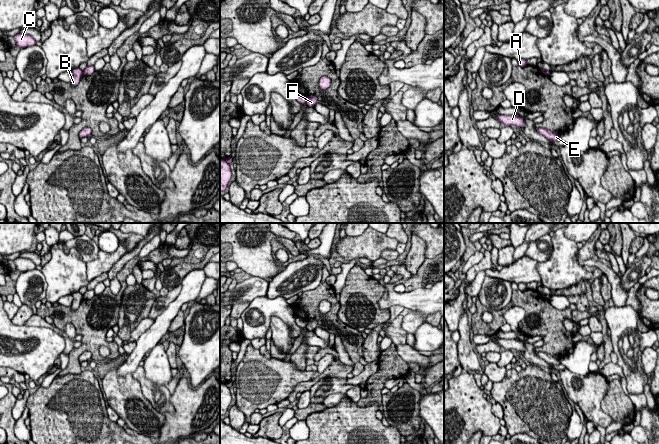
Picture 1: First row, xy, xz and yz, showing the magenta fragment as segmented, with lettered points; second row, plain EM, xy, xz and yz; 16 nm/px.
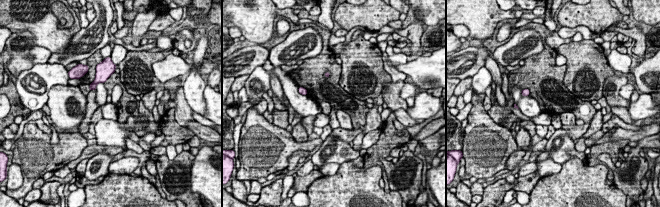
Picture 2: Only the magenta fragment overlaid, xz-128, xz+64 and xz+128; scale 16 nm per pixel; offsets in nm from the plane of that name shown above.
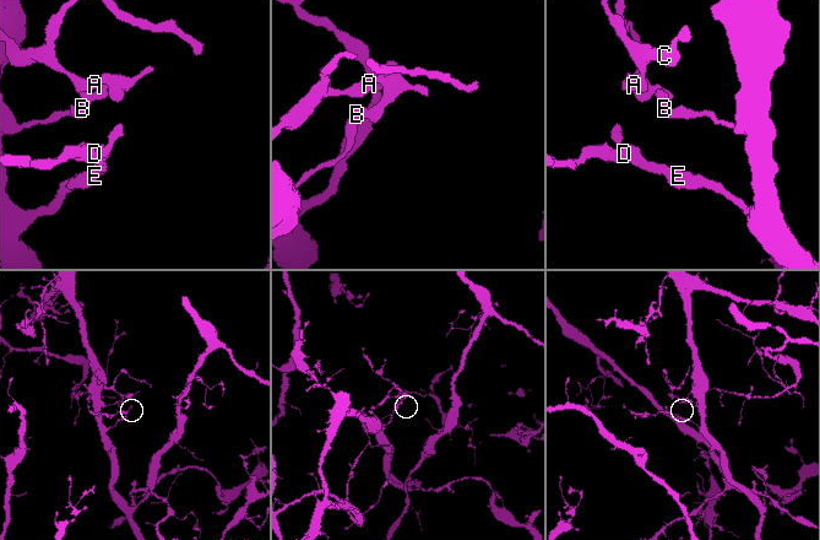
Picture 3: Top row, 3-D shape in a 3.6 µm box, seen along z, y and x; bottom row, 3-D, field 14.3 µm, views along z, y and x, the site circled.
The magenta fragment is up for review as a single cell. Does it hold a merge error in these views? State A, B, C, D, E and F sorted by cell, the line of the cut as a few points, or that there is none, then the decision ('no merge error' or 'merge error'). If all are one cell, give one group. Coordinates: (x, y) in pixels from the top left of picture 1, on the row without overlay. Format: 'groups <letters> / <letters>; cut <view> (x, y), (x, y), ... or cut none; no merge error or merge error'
groups A C D E F / B; cut xz (307, 321), (305, 326); merge error

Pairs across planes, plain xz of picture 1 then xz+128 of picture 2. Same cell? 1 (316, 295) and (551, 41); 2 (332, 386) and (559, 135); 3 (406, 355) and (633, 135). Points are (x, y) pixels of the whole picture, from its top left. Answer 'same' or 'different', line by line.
1: different
2: same
3: different

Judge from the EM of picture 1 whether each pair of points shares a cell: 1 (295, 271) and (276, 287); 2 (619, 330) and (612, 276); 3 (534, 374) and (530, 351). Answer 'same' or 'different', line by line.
1: same
2: different
3: different

